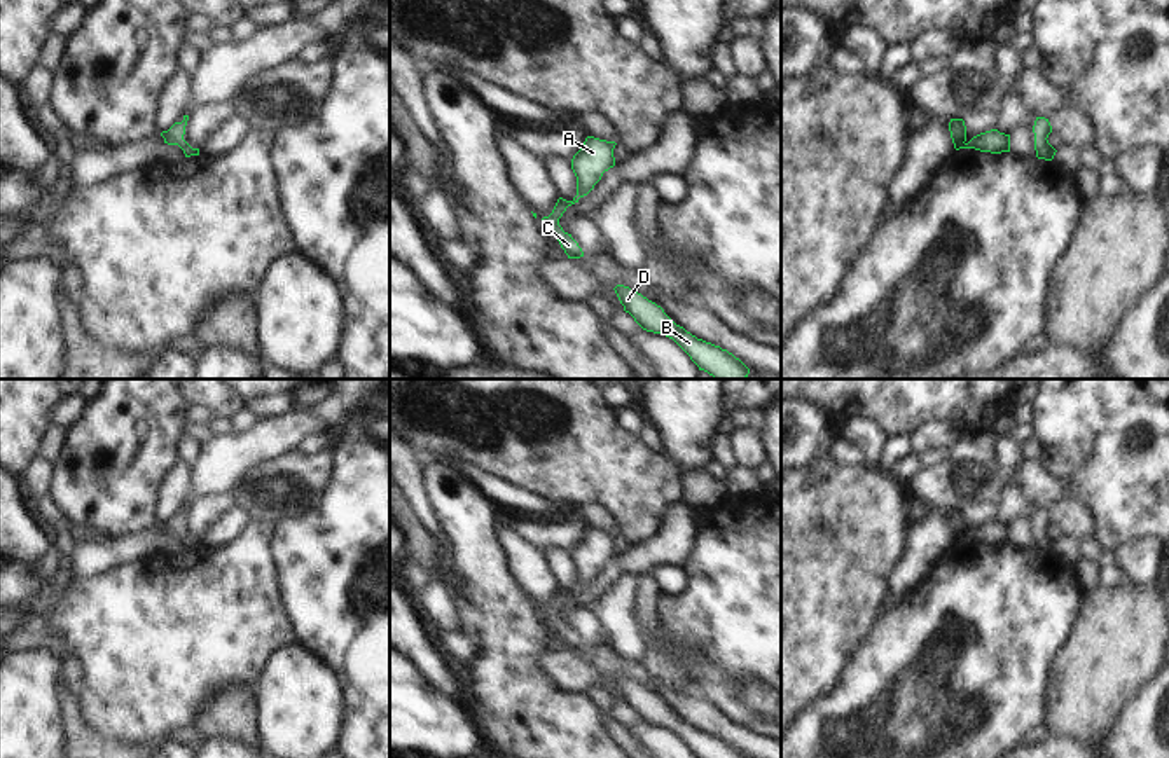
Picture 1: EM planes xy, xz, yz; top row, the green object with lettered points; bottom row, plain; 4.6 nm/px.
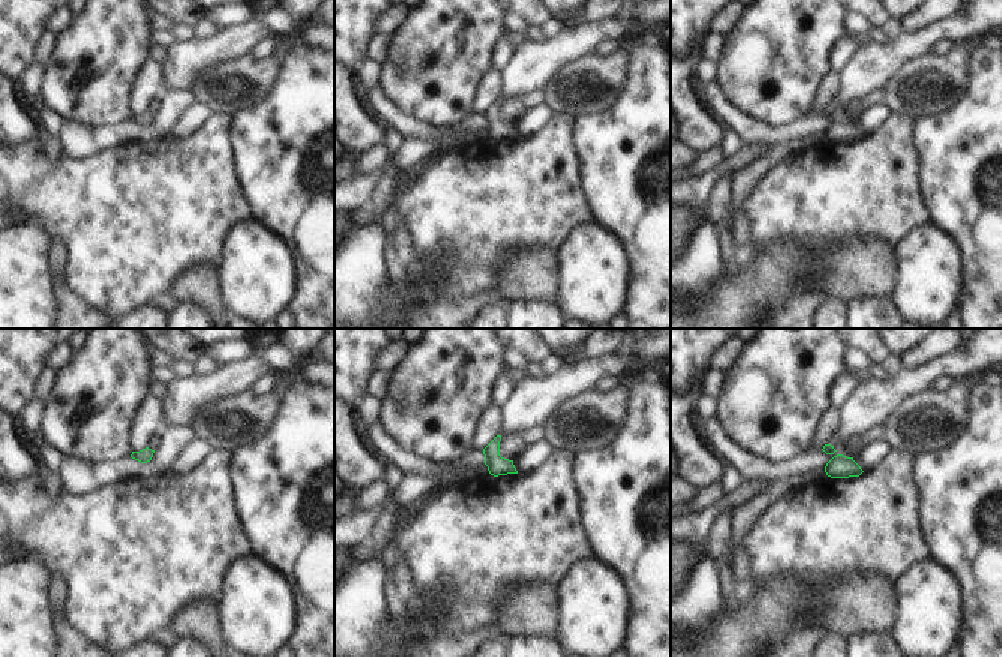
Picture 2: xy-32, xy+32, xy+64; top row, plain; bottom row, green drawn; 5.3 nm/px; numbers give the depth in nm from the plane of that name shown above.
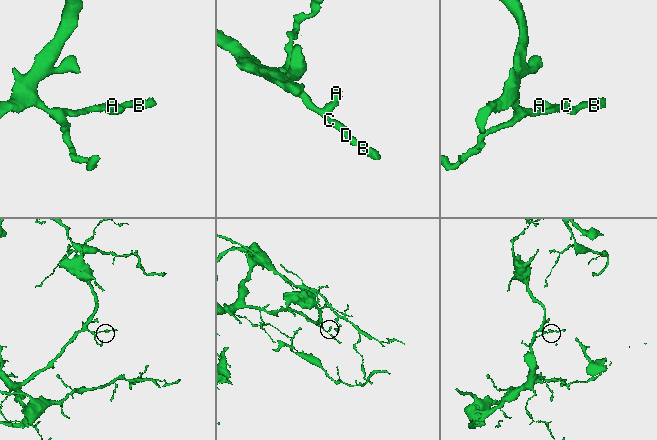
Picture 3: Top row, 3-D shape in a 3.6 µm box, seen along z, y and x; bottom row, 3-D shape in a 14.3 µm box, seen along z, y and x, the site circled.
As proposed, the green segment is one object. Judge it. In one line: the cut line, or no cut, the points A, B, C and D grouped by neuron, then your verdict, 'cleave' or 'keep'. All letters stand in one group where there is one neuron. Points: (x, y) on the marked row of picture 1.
no cut; A B C D; keep

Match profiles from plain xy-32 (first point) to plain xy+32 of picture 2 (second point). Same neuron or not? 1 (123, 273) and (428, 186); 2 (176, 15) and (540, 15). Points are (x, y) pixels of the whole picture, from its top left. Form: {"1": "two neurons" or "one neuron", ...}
{"1": "one neuron", "2": "one neuron"}

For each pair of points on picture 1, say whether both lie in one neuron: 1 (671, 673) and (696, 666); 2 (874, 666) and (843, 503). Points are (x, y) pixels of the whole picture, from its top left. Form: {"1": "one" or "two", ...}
{"1": "two", "2": "two"}

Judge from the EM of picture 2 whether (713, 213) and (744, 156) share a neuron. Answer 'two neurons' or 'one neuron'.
two neurons

